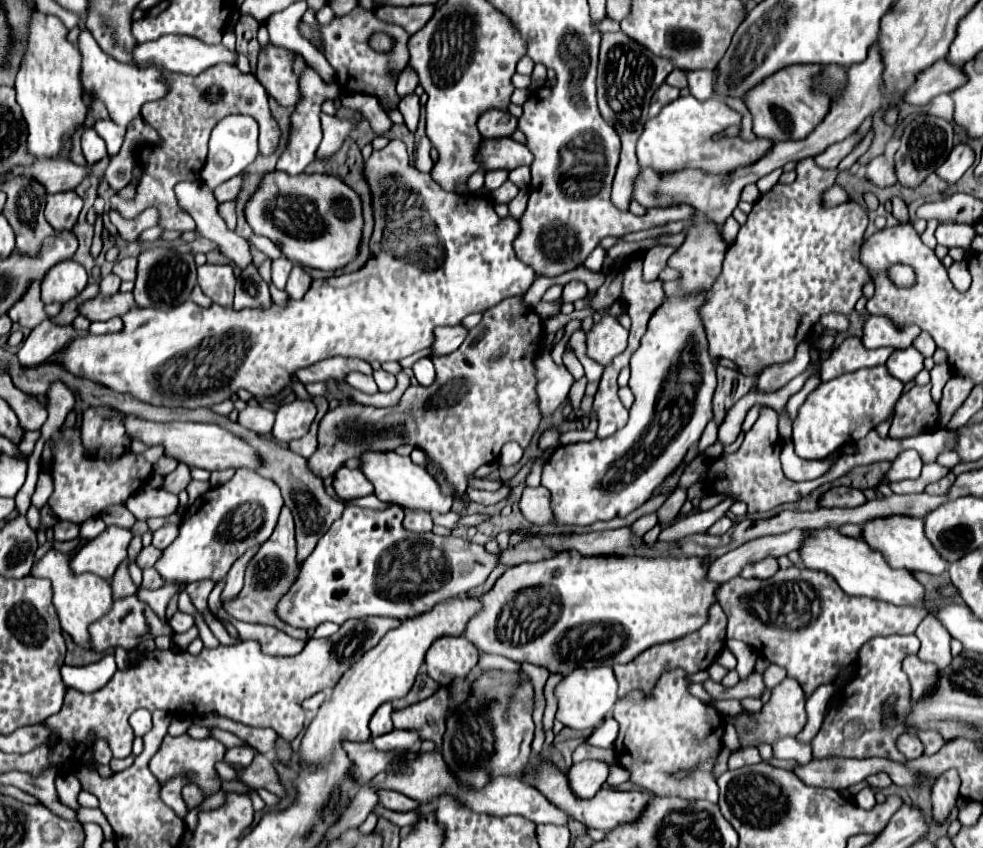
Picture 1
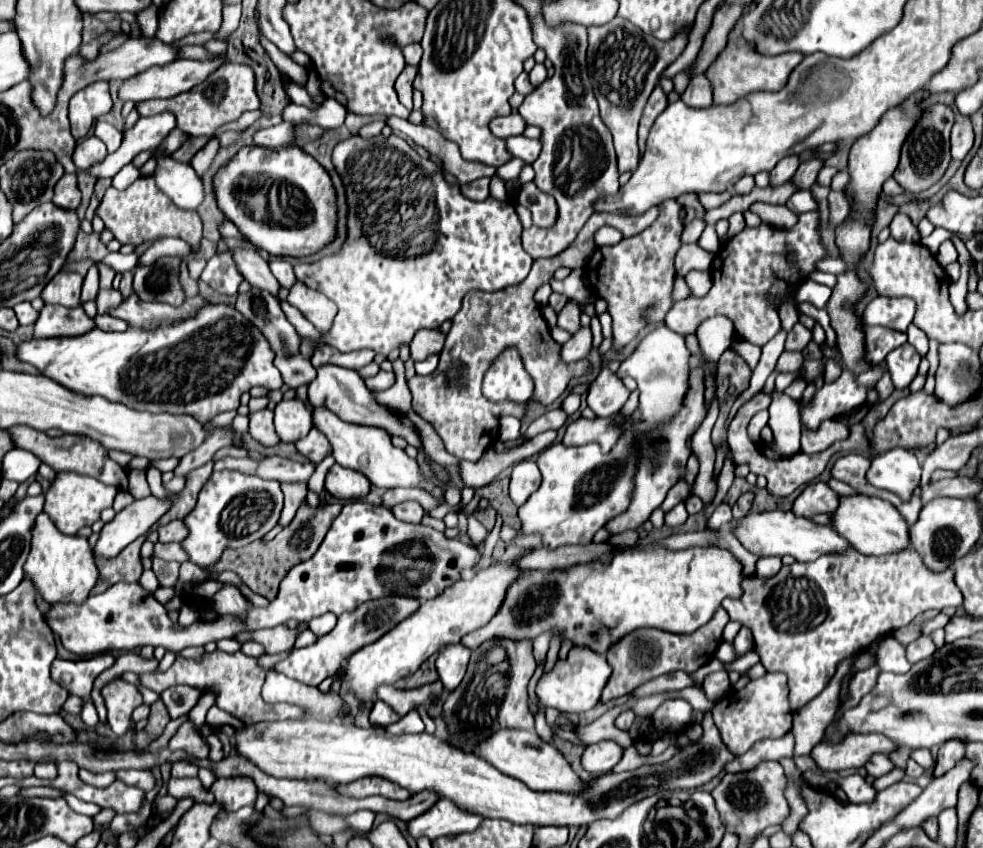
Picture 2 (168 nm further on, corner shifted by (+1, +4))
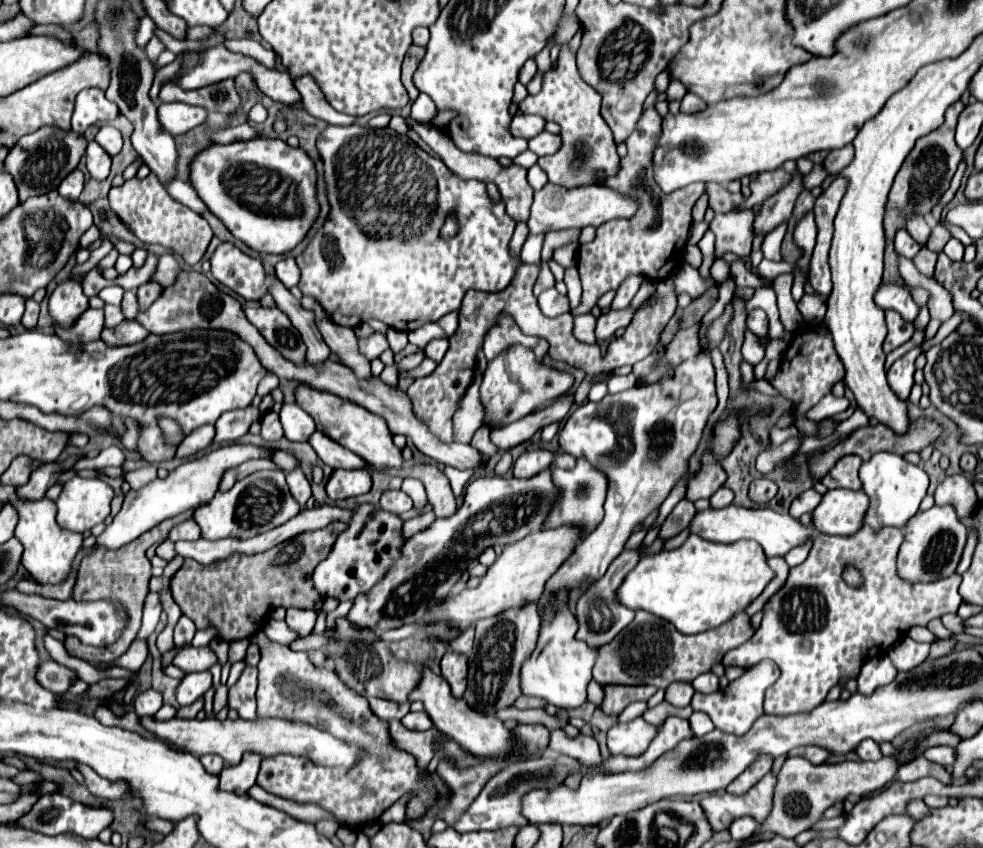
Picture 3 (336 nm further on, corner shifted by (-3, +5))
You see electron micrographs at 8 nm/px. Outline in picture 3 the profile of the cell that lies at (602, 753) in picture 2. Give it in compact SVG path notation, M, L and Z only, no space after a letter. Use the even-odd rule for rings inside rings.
M637 716L631 722L615 724L607 734L607 746L611 754L637 756L649 746L649 742L655 736L657 736L657 726L645 722L643 716Z

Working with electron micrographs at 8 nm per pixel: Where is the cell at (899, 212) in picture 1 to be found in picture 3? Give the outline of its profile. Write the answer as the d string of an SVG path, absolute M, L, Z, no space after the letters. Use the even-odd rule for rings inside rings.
M899 230L897 236L895 236L895 250L899 256L905 256L905 258L915 258L917 252L921 250L921 246L909 236L907 230Z

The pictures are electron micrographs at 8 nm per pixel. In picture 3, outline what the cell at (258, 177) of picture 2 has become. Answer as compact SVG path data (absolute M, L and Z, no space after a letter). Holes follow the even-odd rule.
M251 138L231 144L211 144L193 156L189 180L205 206L229 228L229 232L257 252L285 254L293 250L305 238L319 212L315 198L315 166L301 148L291 148L283 140Z

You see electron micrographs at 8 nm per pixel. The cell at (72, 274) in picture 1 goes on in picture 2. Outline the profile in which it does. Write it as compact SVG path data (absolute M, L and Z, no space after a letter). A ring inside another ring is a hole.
M59 271L43 289L41 299L45 303L57 303L63 307L77 307L81 295L83 275L77 271Z

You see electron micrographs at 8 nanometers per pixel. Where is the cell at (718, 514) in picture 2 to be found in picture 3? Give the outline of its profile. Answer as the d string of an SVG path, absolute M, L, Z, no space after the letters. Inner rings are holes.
M719 488L713 496L711 496L711 508L725 508L729 506L729 502L733 502L733 492L729 488Z

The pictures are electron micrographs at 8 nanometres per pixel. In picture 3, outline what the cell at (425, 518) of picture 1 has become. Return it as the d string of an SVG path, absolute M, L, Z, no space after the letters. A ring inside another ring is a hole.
M387 490L387 492L383 492L379 506L391 514L403 514L403 512L409 512L413 508L413 502L401 490Z

